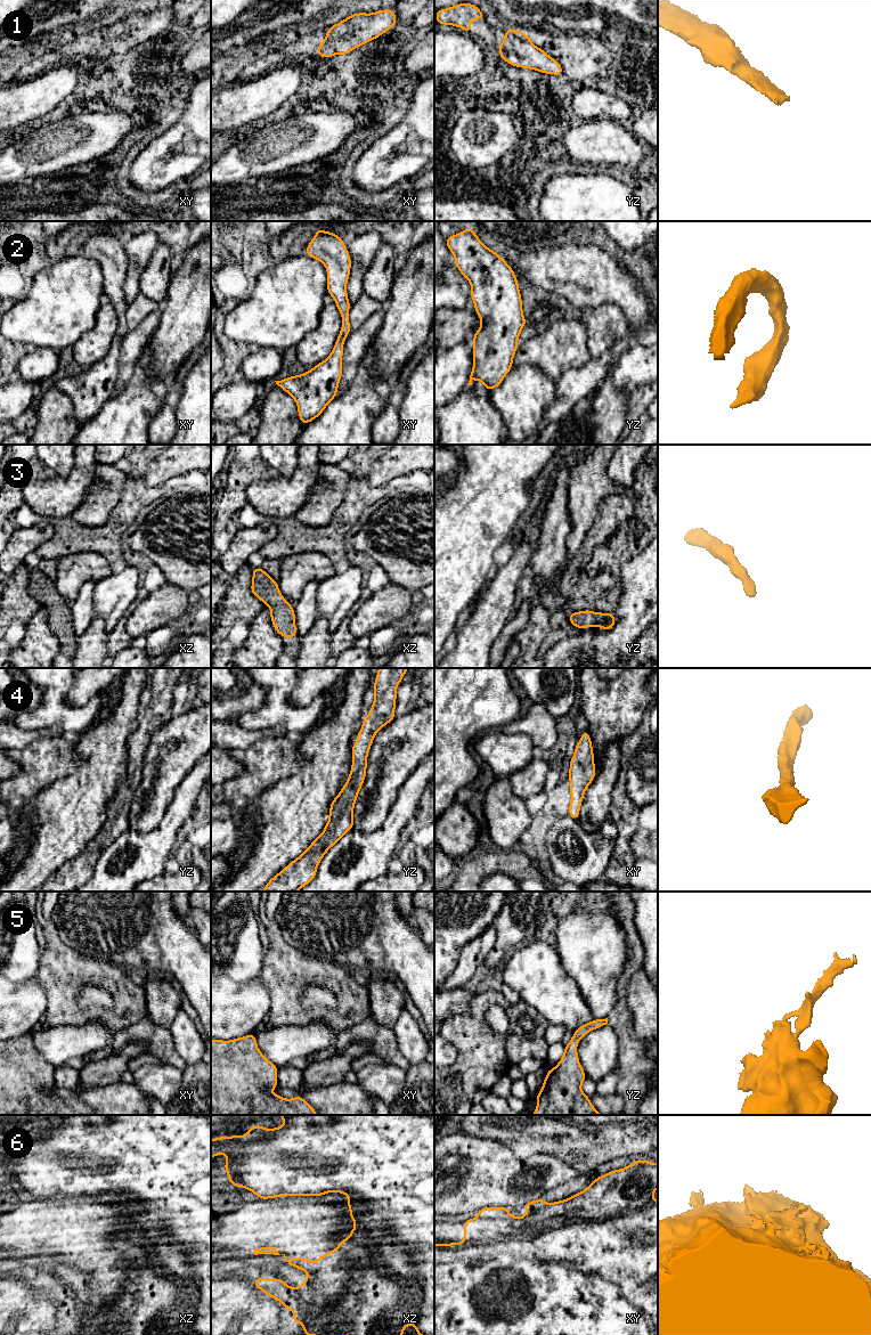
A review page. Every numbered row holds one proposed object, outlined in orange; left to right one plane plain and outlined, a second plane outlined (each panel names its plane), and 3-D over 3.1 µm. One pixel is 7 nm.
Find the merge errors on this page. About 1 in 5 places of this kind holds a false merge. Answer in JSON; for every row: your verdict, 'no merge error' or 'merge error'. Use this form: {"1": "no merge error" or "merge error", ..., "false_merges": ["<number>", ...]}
{"1": "no merge error", "2": "no merge error", "3": "no merge error", "4": "no merge error", "5": "no merge error", "6": "merge error", "false_merges": ["6"]}

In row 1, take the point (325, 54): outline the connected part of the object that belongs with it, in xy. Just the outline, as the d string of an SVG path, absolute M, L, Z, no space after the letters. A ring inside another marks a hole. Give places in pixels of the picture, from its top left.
M382 9L372 14L351 14L340 23L328 27L327 35L320 42L317 55L323 58L347 55L377 39L396 24L397 15L390 9Z

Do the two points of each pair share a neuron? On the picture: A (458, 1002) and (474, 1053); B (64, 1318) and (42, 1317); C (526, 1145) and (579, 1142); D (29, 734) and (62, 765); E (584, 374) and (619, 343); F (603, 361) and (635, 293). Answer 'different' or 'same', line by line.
A: different
B: different
C: same
D: different
E: same
F: different

